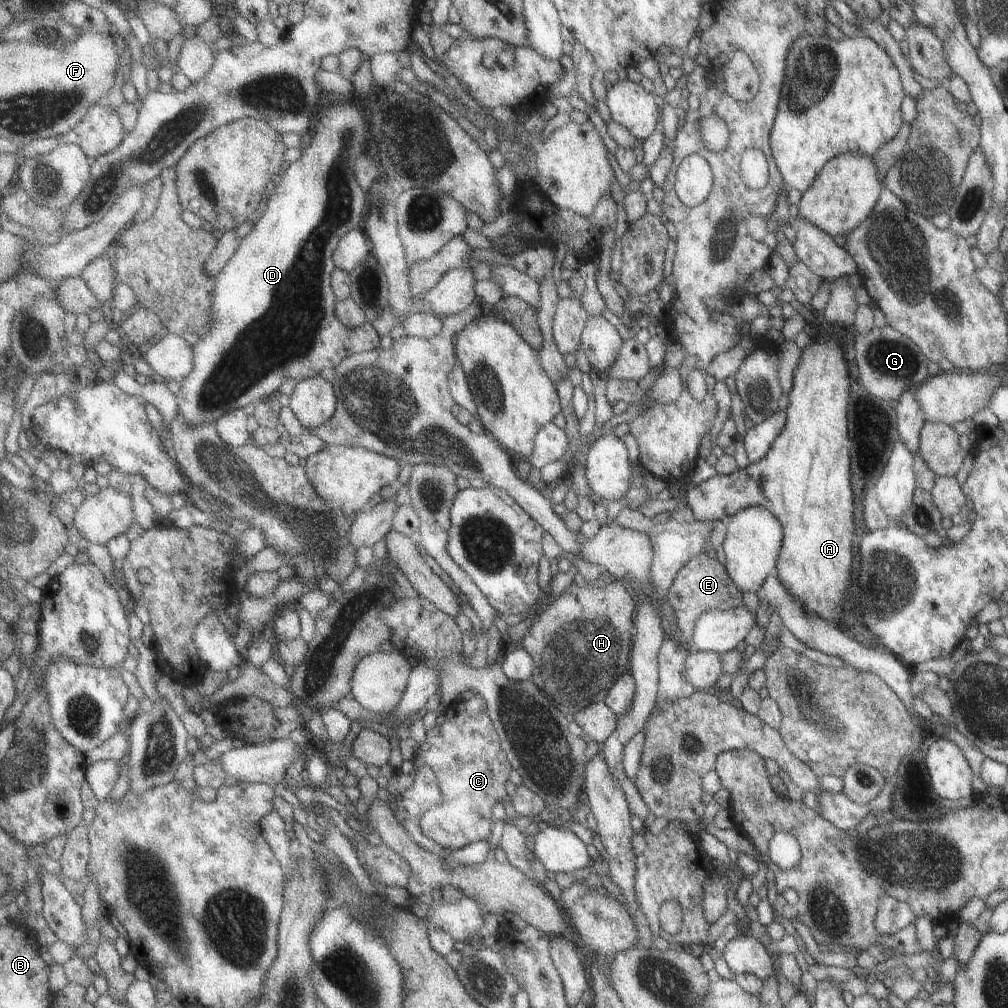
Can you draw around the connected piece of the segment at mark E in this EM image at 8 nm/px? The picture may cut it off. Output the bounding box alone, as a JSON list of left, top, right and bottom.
[669,553,743,643]

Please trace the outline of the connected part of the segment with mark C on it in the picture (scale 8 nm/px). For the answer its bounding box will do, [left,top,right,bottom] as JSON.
[393,692,513,850]

